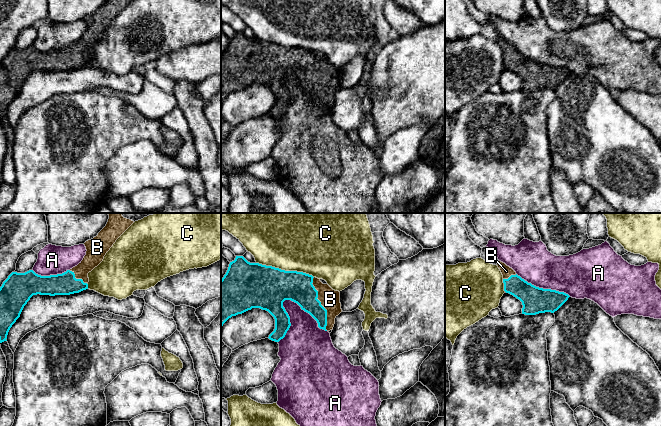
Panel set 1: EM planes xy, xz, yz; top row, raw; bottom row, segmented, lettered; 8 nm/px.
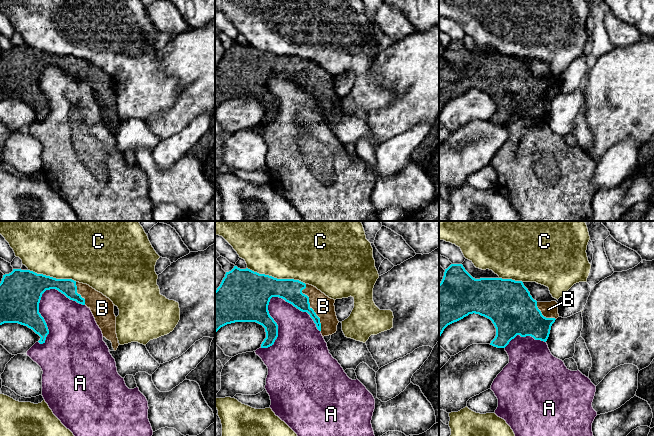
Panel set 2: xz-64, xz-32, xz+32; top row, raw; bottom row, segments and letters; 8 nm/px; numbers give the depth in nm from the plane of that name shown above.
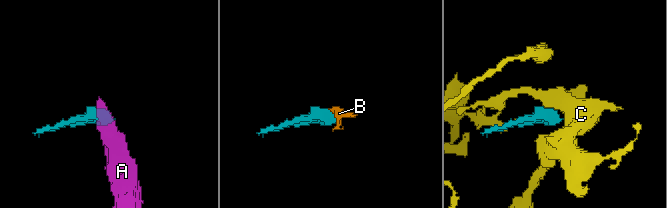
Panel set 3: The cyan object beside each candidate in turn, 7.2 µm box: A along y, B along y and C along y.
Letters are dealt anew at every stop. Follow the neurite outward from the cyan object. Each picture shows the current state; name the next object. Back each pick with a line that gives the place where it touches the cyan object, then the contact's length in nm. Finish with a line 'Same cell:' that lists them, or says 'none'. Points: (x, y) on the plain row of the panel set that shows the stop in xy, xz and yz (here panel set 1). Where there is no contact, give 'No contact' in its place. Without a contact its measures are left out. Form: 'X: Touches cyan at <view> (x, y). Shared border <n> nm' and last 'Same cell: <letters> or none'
B: Touches cyan at xz (320, 80). Shared border 440 nm
Same cell: B

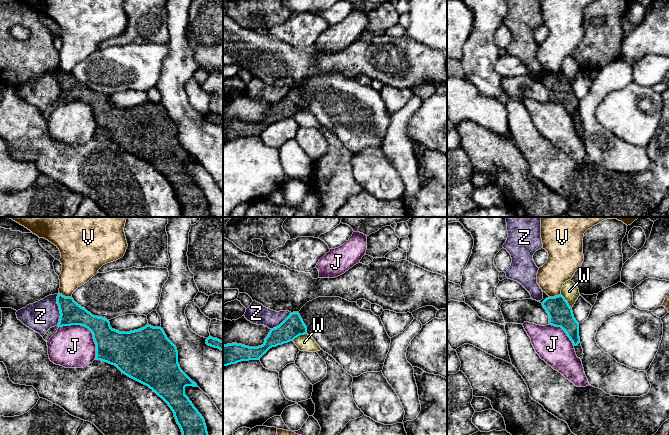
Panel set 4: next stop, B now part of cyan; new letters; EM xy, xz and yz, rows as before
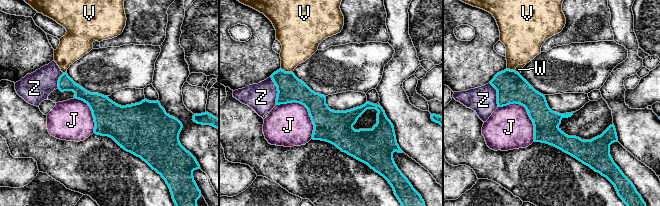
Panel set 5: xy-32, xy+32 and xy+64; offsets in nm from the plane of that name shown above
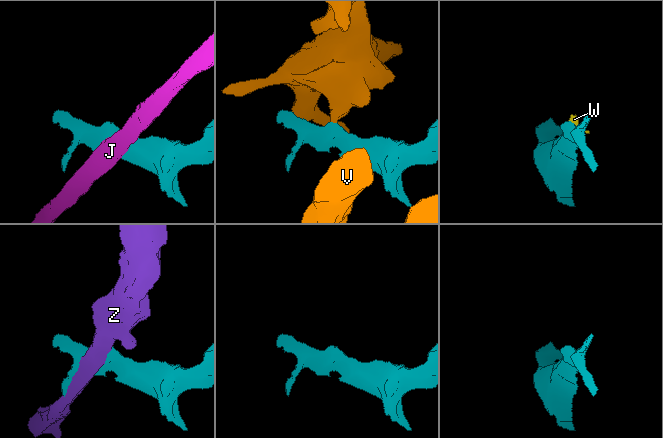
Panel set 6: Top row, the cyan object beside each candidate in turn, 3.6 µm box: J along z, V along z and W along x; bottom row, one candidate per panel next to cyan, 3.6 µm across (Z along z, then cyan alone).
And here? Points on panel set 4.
Same cell: none

